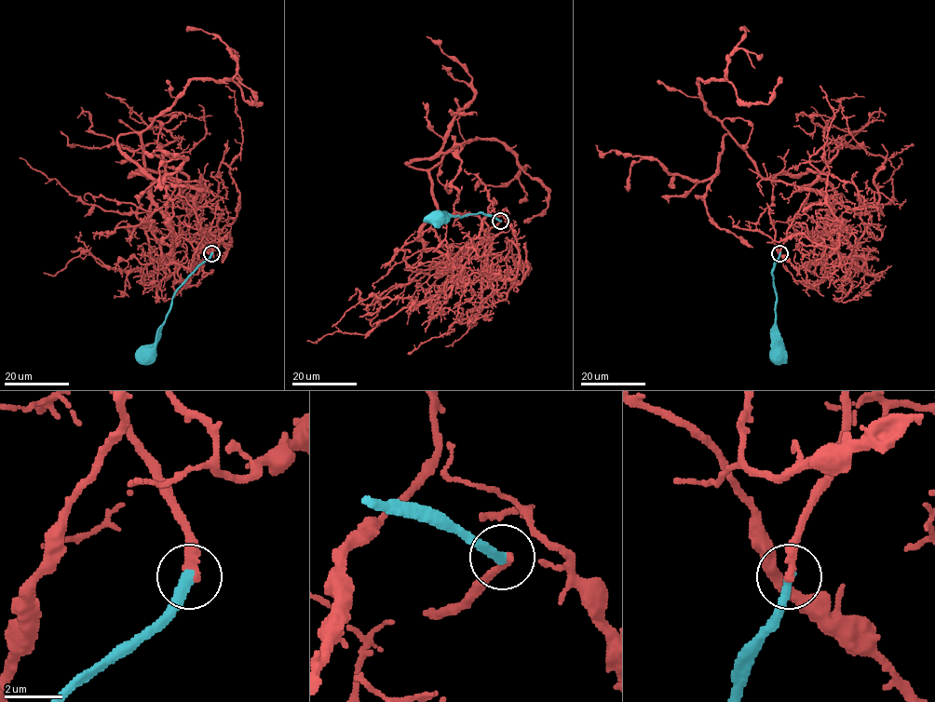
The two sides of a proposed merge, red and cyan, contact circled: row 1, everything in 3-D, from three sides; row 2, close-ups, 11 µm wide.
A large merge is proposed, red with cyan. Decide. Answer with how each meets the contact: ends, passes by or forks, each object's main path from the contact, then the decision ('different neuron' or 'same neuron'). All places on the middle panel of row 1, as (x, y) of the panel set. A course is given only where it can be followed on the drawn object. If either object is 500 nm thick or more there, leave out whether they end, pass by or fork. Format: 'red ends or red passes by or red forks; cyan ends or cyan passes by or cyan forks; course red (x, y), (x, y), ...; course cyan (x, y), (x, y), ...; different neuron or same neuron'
red ends; cyan ends; course red (500, 221), (455, 259), (426, 249), (429, 170), (454, 148), (499, 140), (548, 192), (548, 207), (523, 221); course cyan (500, 221), (481, 212), (437, 218); same neuron

